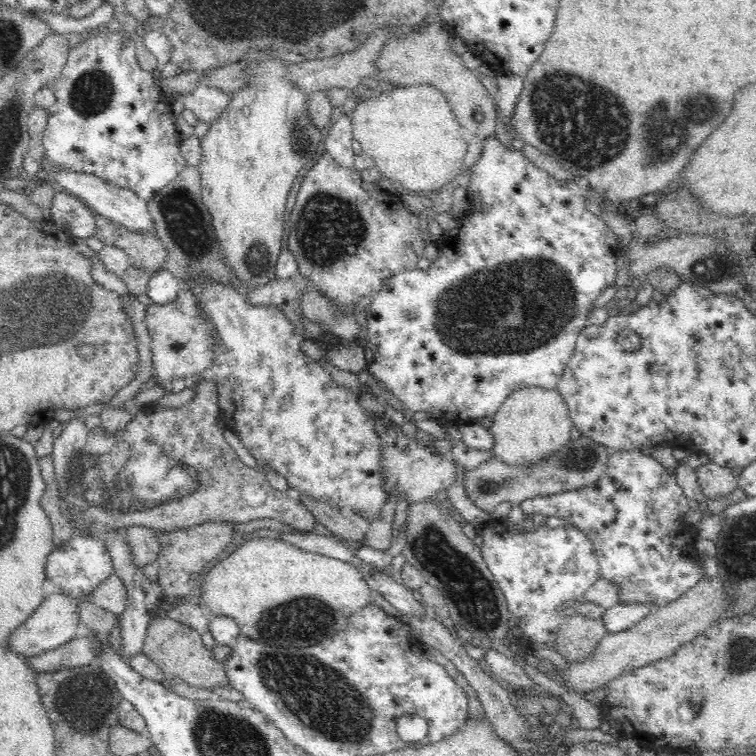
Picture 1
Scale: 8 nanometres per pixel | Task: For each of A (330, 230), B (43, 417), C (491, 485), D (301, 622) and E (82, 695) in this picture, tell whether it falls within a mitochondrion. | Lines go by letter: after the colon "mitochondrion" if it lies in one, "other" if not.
A: mitochondrion
B: other
C: mitochondrion
D: mitochondrion
E: mitochondrion

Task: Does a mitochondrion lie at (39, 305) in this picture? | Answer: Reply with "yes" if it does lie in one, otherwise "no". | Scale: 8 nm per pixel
yes

